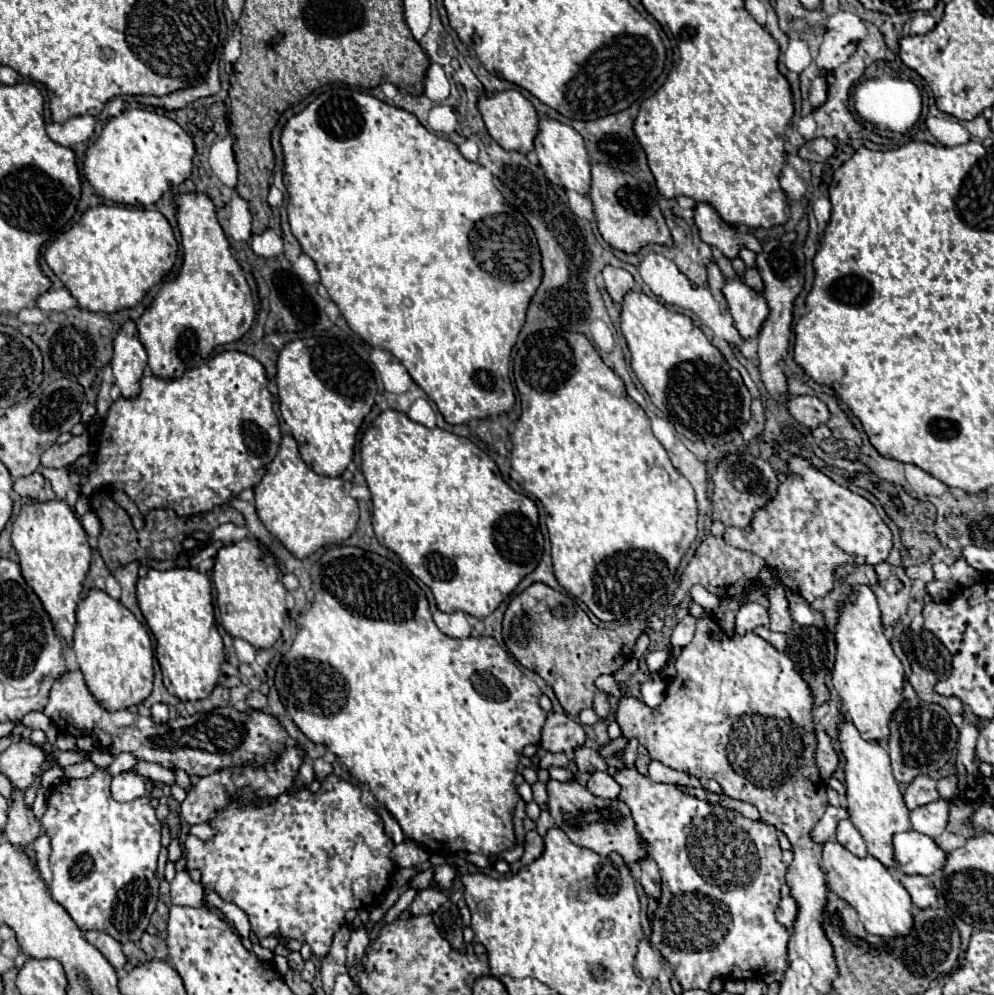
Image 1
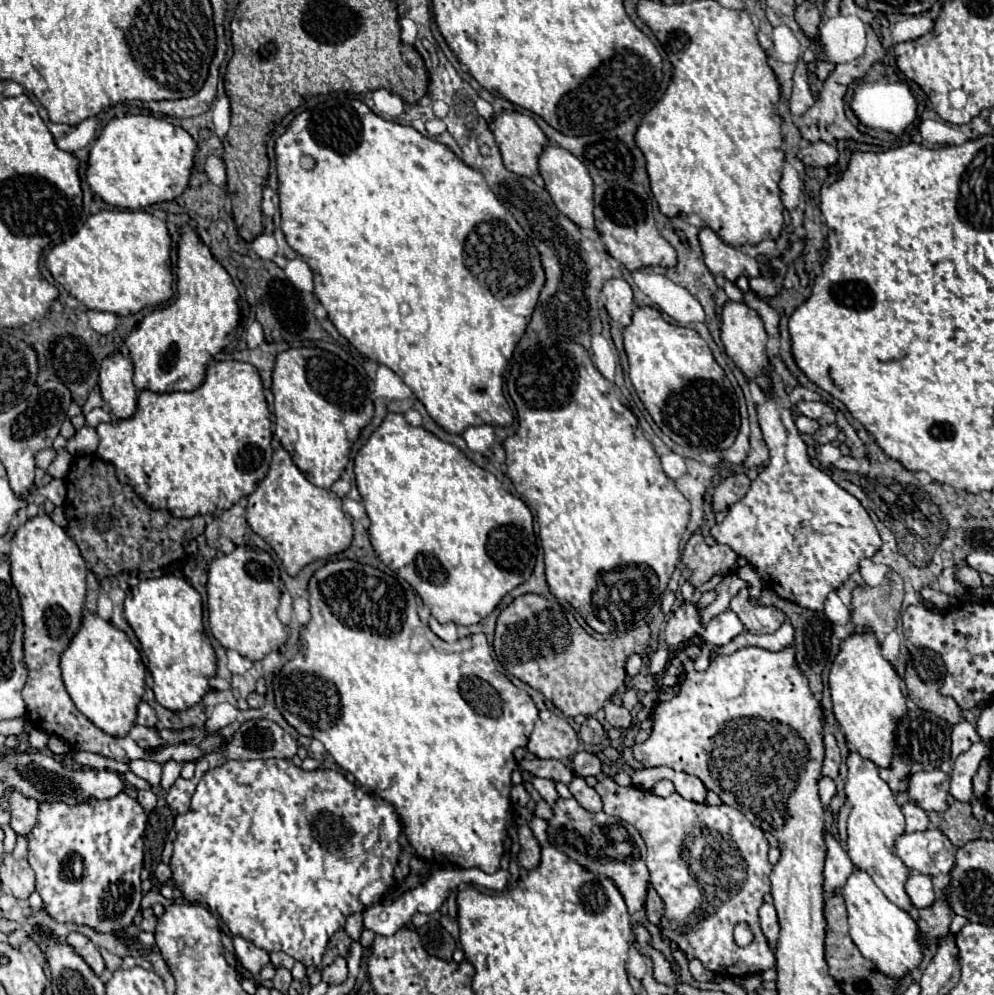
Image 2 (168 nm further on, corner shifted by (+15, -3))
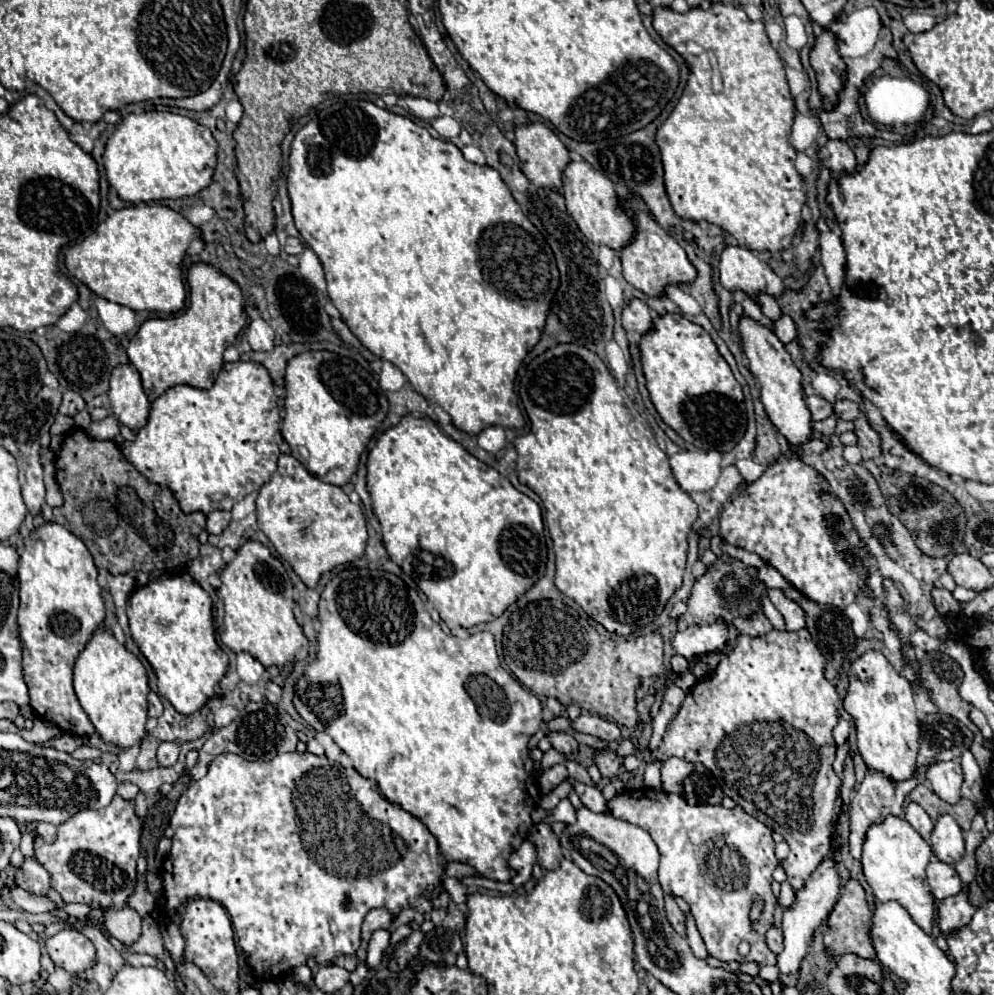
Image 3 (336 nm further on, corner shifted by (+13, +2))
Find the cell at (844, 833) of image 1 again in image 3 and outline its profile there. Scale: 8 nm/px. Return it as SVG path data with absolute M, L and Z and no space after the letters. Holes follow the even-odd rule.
M826 857L820 863L820 867L814 873L810 873L810 877L806 879L806 885L802 885L802 889L796 891L796 899L790 905L790 909L784 911L784 919L782 919L784 951L778 955L778 967L784 975L796 975L800 971L800 965L810 951L814 931L822 925L822 921L826 921L828 913L832 911L838 899L838 891L840 891L840 879L836 871L836 863L832 861L832 857Z

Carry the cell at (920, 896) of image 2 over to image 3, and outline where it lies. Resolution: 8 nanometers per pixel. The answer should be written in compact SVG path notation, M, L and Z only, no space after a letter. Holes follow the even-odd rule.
M932 859L928 863L926 875L928 875L928 885L932 887L932 895L938 901L952 897L952 895L958 895L962 889L962 881L960 881L956 869L952 865L938 861L938 859Z

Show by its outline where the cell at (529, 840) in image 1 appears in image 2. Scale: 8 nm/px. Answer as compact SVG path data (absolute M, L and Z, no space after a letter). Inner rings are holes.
M520 826L518 828L518 836L520 836L520 854L518 854L518 866L520 868L536 868L540 864L540 844L538 840L532 836L528 826Z

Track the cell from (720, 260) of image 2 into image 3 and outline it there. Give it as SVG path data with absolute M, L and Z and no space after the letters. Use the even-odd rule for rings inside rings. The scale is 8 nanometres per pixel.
M726 247L724 249L722 259L720 259L720 283L730 293L742 291L750 299L754 299L754 301L756 301L758 293L768 293L774 299L778 299L786 291L782 279L772 271L772 267L766 265L766 263L762 263L750 249L744 249L744 247Z

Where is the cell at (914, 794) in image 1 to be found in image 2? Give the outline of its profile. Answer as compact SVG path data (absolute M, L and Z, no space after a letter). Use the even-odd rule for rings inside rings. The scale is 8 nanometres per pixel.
M932 770L932 772L918 772L912 774L908 780L908 796L914 804L924 808L926 812L942 812L948 808L946 796L948 796L948 776L942 770Z

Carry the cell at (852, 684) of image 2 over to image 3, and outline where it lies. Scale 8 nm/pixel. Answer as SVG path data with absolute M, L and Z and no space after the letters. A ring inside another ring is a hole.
M868 651L850 667L850 687L844 709L854 717L858 751L864 763L878 773L886 773L890 781L908 781L916 769L920 737L914 693L908 679L898 675L882 653Z

